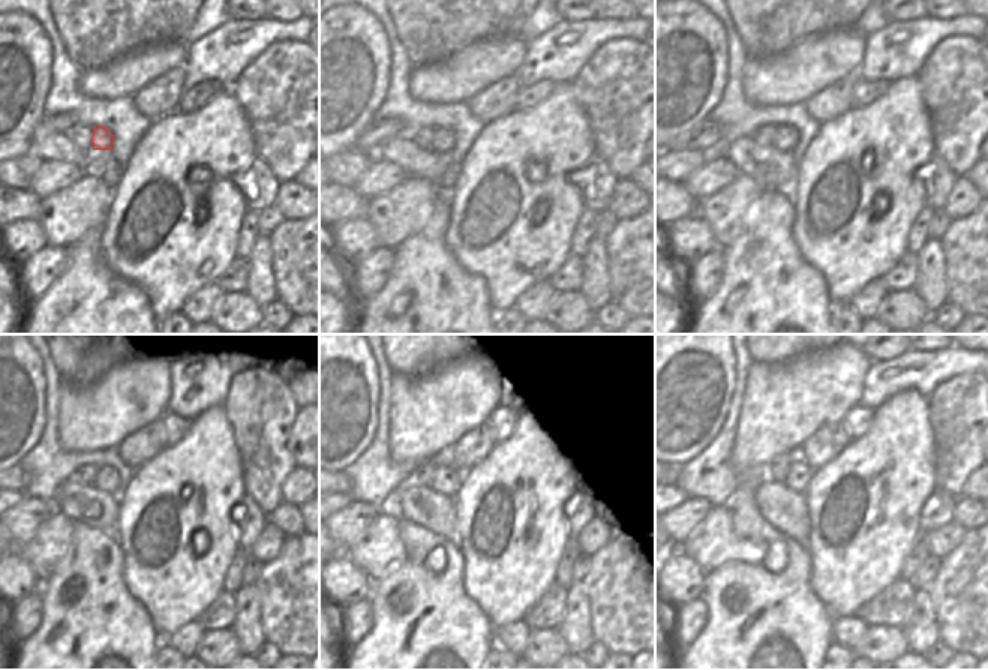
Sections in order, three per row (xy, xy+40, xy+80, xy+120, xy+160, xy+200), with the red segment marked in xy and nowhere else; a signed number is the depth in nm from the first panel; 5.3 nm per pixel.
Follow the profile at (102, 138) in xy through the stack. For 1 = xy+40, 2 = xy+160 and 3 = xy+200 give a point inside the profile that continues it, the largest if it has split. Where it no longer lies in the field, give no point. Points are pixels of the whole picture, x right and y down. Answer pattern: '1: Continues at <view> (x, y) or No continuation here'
1: Continues at xy+40 (444, 141)
2: Continues at xy+160 (446, 480)
3: Continues at xy+200 (799, 475)

